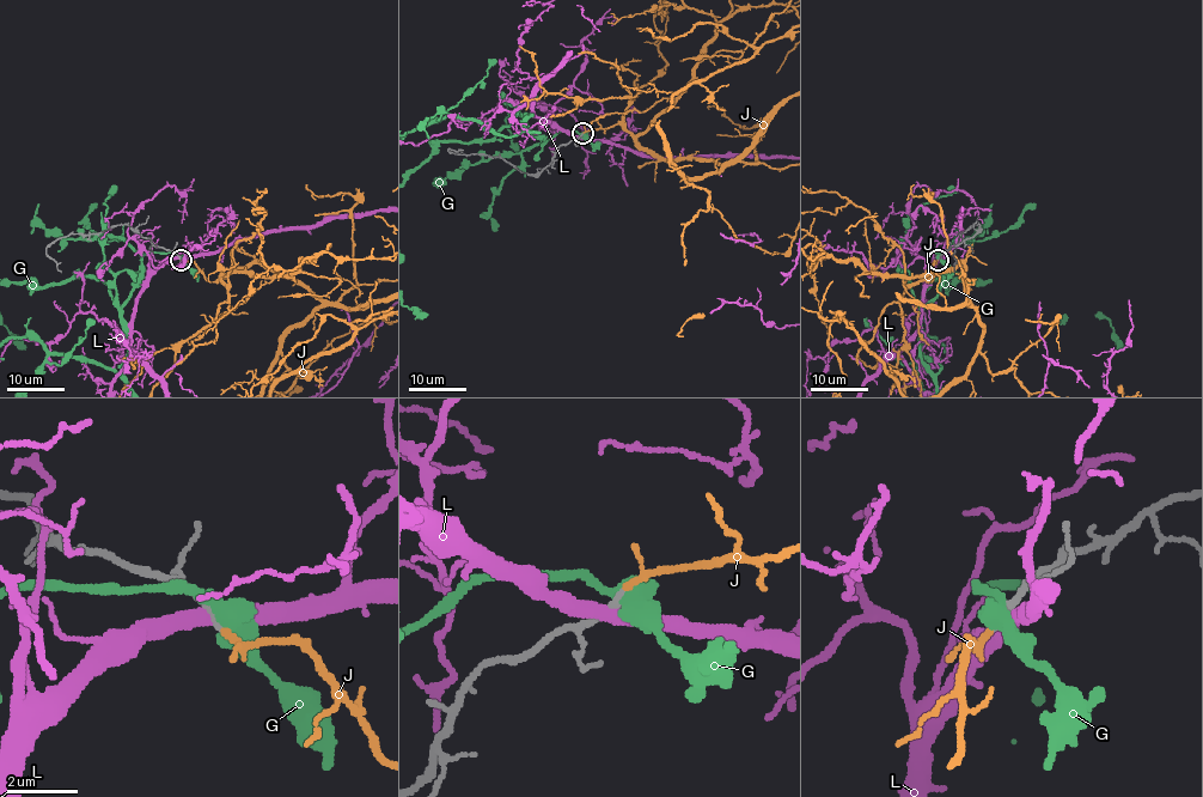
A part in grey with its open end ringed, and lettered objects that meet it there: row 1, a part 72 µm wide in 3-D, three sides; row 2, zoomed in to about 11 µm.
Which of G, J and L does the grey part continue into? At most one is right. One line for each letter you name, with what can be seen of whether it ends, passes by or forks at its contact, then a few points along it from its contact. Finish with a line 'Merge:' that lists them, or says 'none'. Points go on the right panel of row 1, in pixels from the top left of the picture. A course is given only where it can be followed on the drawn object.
J: it passes by; it runs (938, 259), (929, 280), (960, 263), (966, 302), (907, 302), (872, 269)
Merge: J

